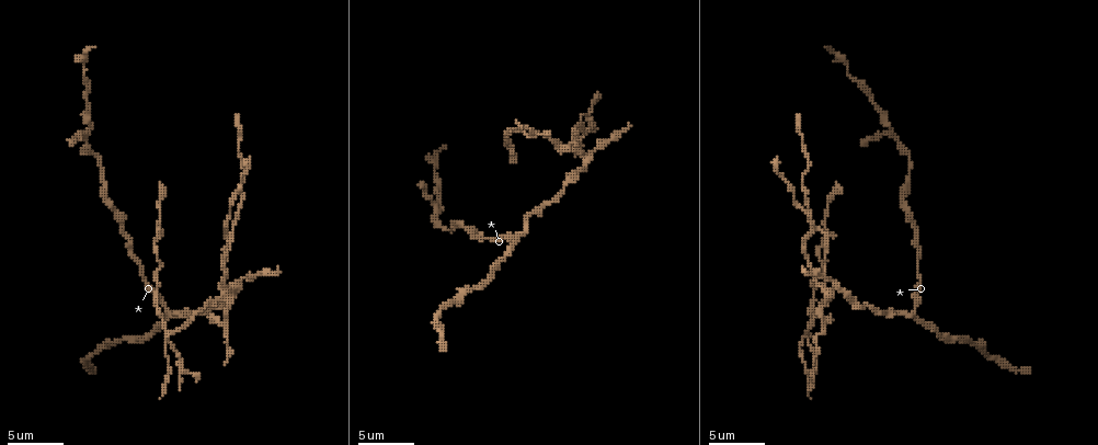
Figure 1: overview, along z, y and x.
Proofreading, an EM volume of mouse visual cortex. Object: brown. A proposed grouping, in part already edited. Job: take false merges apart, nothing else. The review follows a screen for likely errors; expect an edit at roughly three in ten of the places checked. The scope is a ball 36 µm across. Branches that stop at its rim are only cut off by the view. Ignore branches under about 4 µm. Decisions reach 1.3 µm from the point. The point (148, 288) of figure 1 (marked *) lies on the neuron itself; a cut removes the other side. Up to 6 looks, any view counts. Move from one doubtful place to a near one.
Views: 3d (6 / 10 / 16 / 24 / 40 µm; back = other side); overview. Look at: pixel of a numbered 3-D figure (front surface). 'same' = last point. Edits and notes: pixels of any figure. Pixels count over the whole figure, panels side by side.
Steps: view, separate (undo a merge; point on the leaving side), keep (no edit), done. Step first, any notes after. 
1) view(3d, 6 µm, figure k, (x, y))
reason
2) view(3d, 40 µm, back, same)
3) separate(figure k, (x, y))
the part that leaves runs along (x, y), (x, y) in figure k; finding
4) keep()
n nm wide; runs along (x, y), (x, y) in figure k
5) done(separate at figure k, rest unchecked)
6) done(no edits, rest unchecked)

view(3d, 16 µm, figure 1, (520, 237))
three arms meet

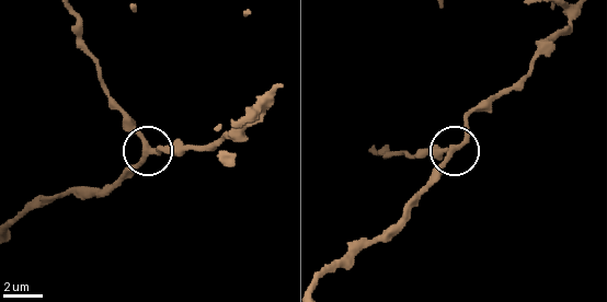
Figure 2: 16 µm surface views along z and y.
keep()
3 arms; runs along (114, 107), (145, 149), (124, 177) in figure 2; all the same neuron

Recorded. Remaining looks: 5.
view(3d, 6 µm, figure 1, (825, 290))
thin arm on a thick one

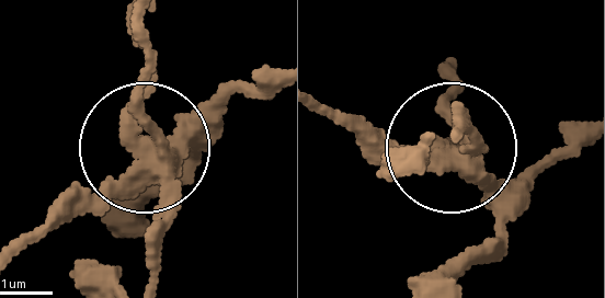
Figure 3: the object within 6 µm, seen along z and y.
view(3d, 6 µm, back, figure 3, (139, 151))

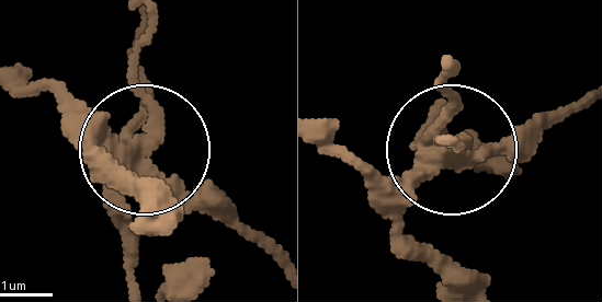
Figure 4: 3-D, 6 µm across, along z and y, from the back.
separate(figure 4, (430, 120))
side arm 18 µm; the part that leaves runs along (126, 147), (139, 20) in figure 4; a second neuron is stuck on

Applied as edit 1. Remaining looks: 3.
view(overview)

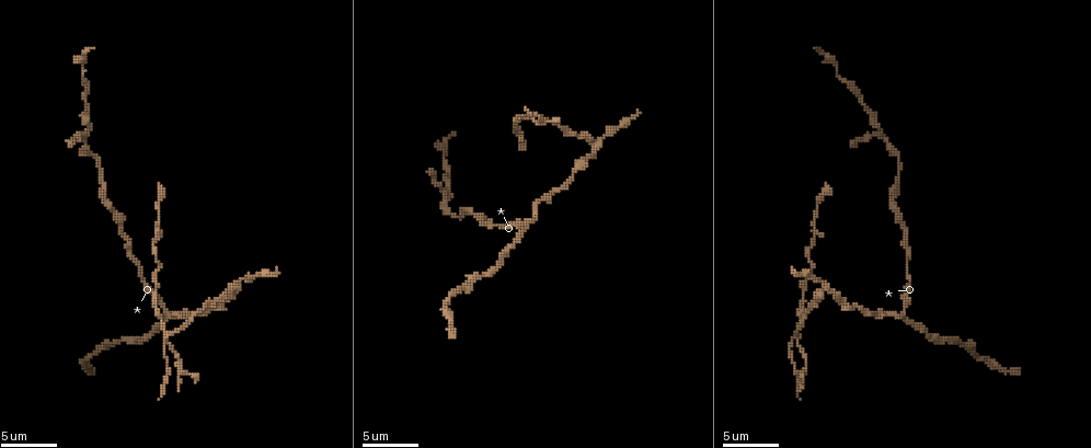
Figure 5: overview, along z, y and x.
view(3d, 6 µm, figure 5, (164, 331))
four-way junction

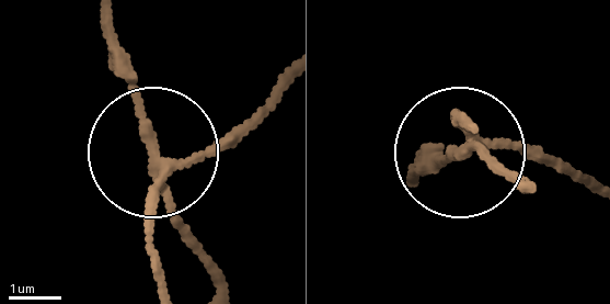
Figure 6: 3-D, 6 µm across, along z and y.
separate(figure 6, (195, 238))
4 arms; the part that leaves runs along (152, 166), (113, 25) in figure 6; two neurons meet here

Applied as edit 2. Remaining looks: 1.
done(separate at figure 4, separate at figure 6, rest unchecked)

